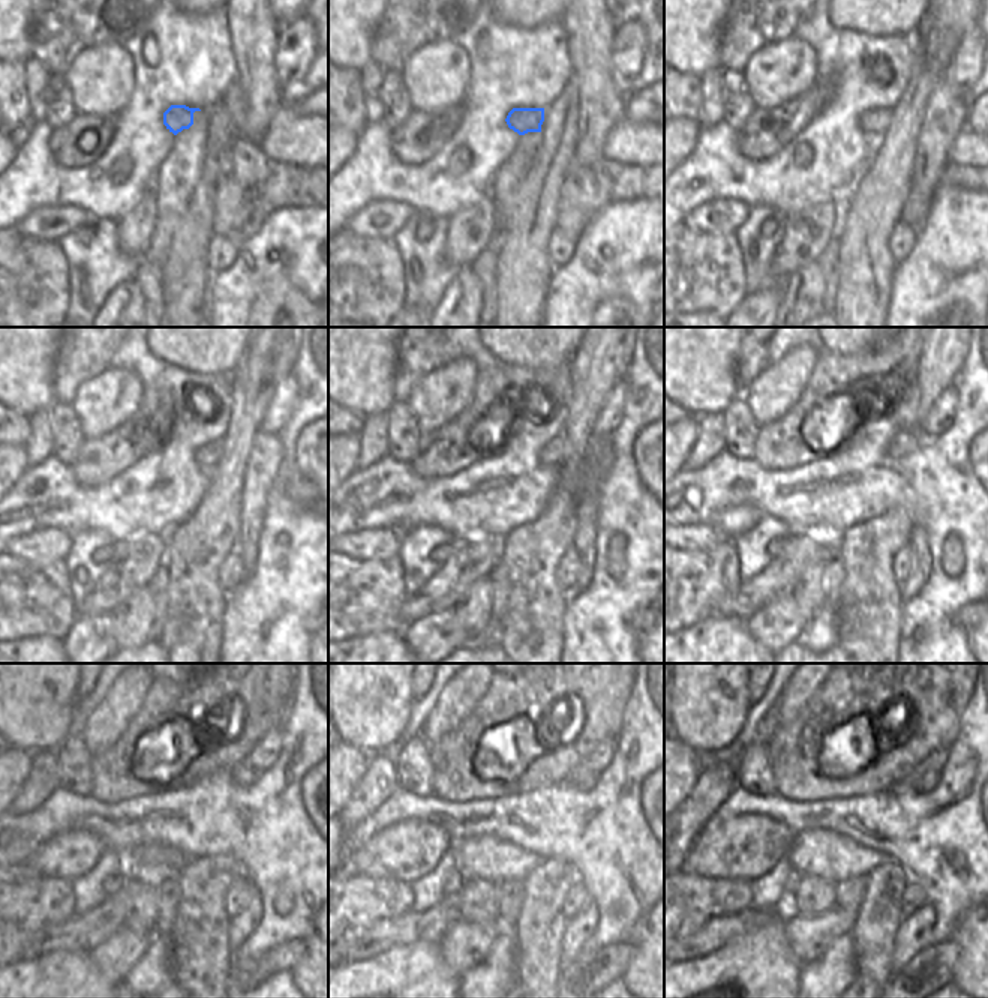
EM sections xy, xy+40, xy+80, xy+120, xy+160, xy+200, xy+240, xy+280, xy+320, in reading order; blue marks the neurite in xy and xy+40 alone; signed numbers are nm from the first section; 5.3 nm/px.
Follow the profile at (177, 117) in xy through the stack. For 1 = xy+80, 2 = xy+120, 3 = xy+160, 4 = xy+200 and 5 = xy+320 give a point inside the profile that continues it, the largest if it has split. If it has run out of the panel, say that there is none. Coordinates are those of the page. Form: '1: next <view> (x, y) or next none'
1: next xy+80 (873, 123)
2: next xy+120 (207, 458)
3: next xy+160 (553, 453)
4: next xy+200 (906, 441)
5: next xy+320 (930, 779)

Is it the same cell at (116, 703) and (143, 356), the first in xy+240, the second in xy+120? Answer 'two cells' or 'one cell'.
two cells

